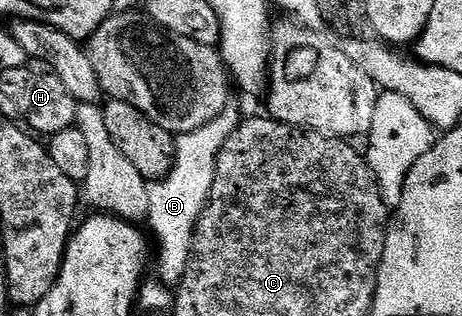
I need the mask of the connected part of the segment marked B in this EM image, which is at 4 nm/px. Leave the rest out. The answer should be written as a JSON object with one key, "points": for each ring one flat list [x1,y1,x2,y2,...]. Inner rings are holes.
{"points":[[229,105,214,121,202,125,202,129,194,129,190,133,179,136,175,140,175,154,172,157,172,168,166,178,147,184,149,193,149,211,147,225,152,226,156,234,154,239,155,278,168,288,180,286,186,273,186,265,192,256,192,238,196,232,196,223,208,204,208,194,214,185,216,159,220,155,222,145,236,132,242,115]]}

